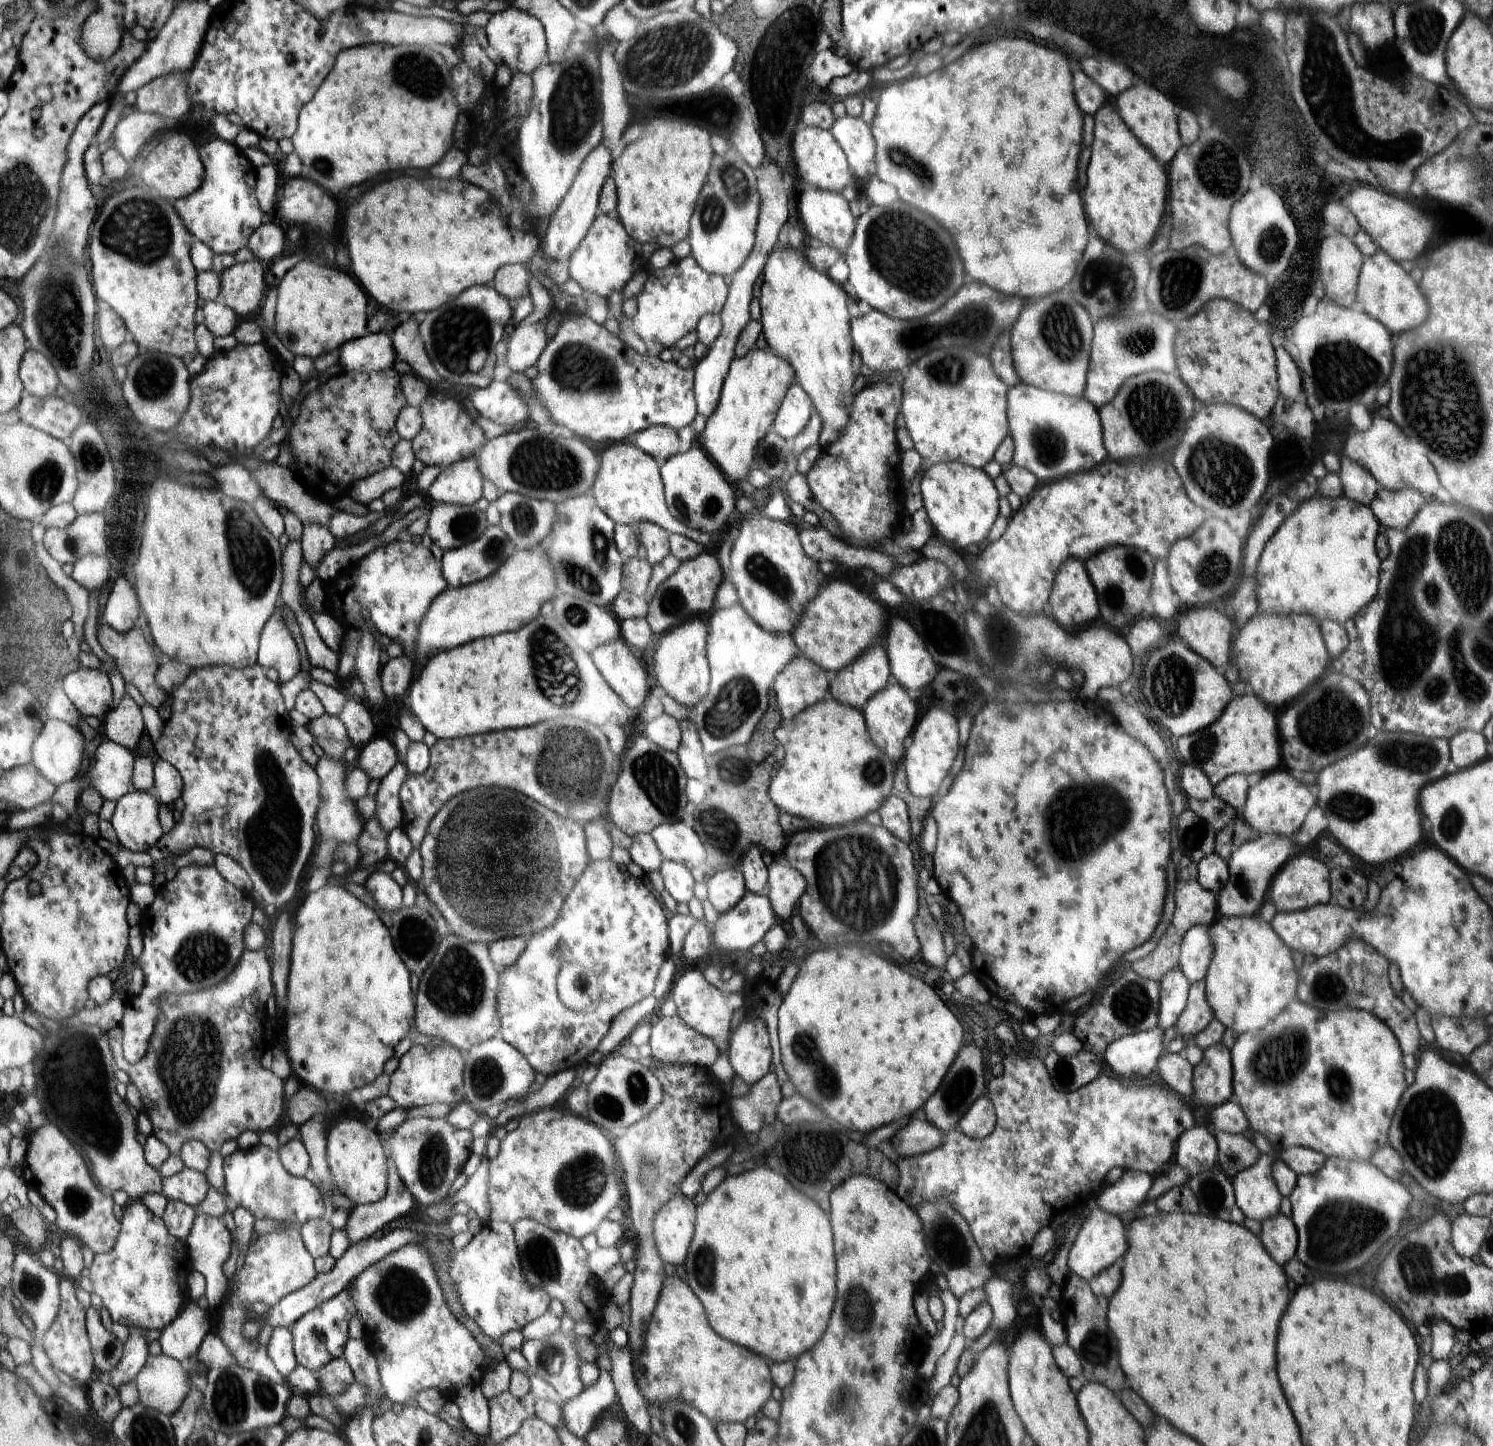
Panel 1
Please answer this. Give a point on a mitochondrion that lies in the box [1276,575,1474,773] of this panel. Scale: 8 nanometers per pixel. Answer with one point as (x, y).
(1333, 719)

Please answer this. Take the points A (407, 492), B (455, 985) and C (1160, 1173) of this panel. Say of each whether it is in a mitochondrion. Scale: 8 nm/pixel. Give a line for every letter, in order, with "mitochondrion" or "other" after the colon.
A: other
B: mitochondrion
C: other

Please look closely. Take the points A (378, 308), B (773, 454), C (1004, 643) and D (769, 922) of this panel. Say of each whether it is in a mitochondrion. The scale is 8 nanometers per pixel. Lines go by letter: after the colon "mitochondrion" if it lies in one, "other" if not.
A: other
B: mitochondrion
C: mitochondrion
D: other

